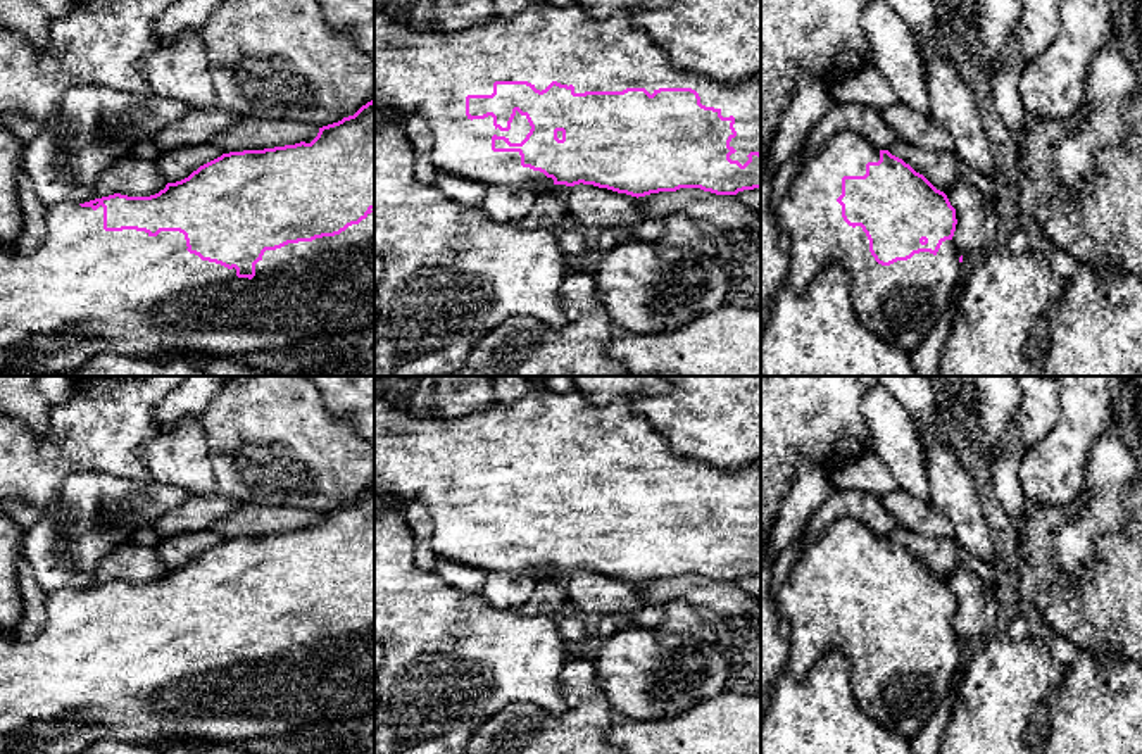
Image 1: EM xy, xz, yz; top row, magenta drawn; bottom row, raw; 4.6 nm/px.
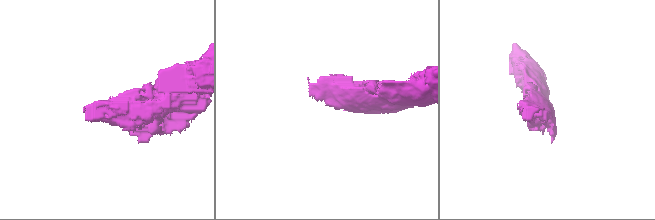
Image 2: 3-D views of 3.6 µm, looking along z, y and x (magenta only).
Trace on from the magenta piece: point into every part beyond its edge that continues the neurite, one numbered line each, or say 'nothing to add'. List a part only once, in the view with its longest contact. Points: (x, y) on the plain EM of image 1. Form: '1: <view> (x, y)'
1: xz (418, 458)

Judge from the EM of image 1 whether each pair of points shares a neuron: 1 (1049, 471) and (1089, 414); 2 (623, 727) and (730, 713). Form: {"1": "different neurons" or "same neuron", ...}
{"1": "same neuron", "2": "same neuron"}

